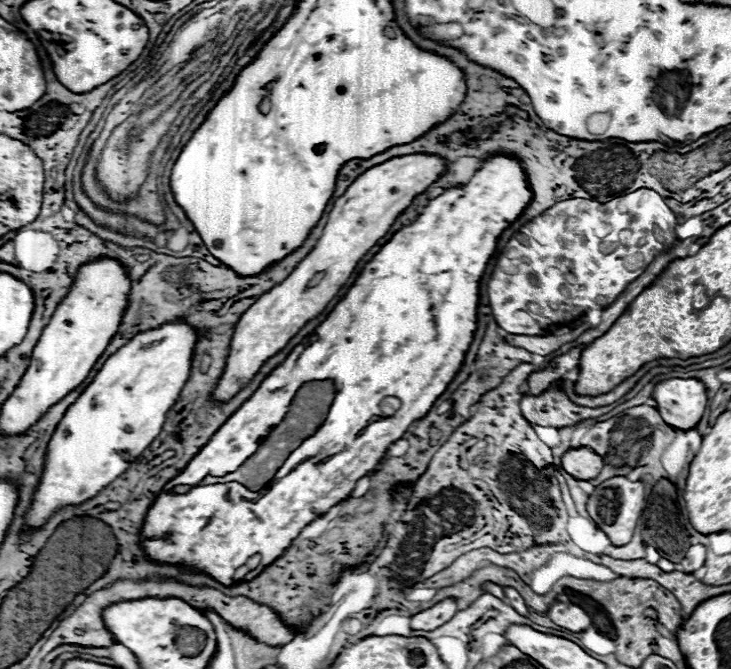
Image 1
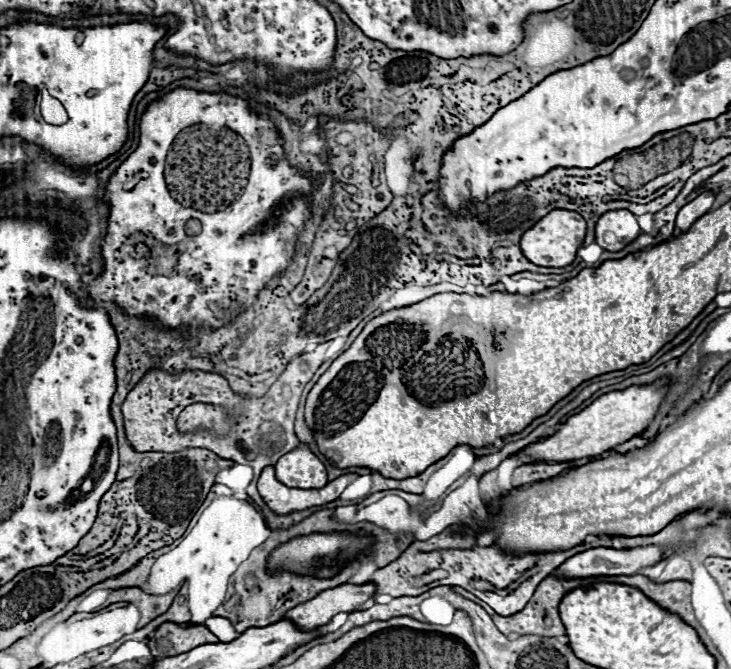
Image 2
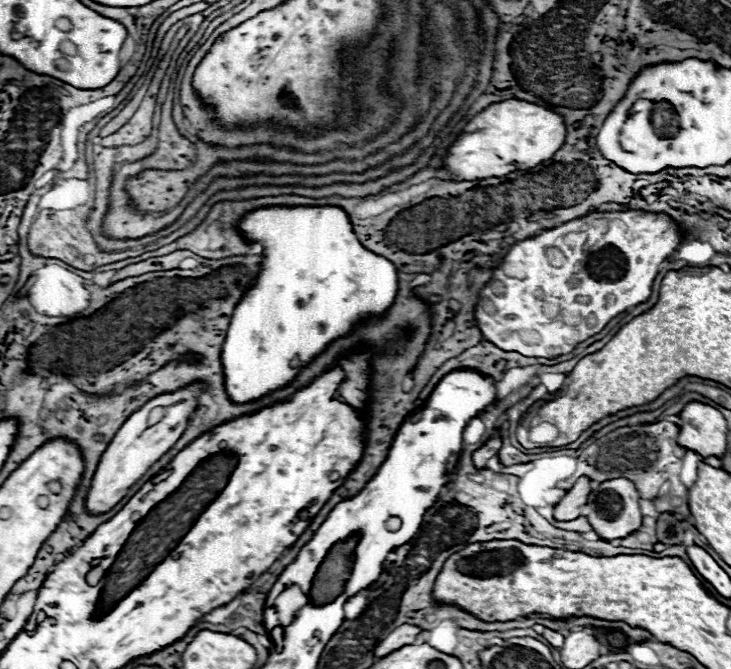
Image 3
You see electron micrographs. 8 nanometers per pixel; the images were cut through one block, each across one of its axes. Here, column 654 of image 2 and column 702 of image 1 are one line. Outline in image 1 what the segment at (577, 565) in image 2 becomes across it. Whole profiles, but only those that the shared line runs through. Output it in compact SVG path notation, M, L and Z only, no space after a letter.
M694 544L694 546L688 548L686 558L684 558L680 564L682 564L684 572L690 574L690 572L698 570L698 568L704 564L704 560L706 560L706 548L704 548L702 544Z

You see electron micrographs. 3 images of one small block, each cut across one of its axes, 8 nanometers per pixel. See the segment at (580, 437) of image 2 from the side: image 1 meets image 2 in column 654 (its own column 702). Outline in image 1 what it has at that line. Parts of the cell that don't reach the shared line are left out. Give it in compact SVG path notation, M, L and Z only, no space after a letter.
M668 378L654 386L658 412L672 428L694 428L708 404L706 386L698 378Z

